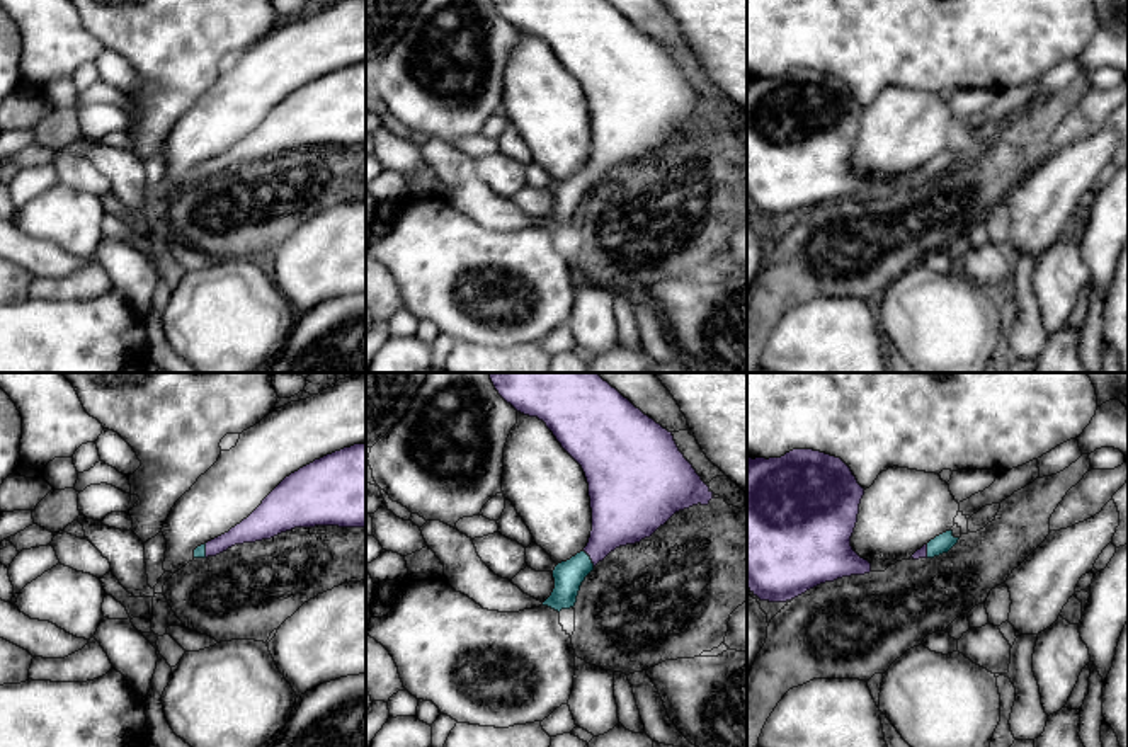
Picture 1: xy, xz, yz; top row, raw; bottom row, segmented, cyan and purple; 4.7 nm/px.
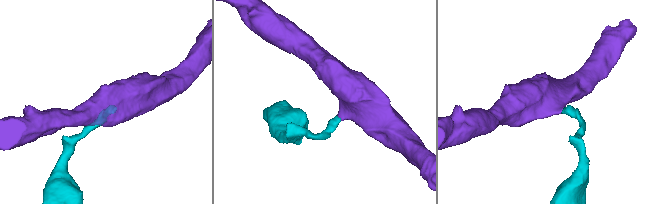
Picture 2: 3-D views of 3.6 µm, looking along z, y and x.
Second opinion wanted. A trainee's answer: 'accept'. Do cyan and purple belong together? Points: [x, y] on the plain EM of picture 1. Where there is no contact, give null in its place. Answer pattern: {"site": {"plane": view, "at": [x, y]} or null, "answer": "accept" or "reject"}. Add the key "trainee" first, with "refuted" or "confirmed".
{"trainee": "confirmed", "site": {"plane": "xz", "at": [589, 177]}, "answer": "accept"}

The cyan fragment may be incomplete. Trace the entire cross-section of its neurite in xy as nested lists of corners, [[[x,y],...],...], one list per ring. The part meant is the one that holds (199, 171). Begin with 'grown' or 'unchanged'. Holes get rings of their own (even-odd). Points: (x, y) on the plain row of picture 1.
grown; [[[366,61],[327,73],[286,95],[247,138],[197,165],[194,177],[315,145],[366,145]]]

